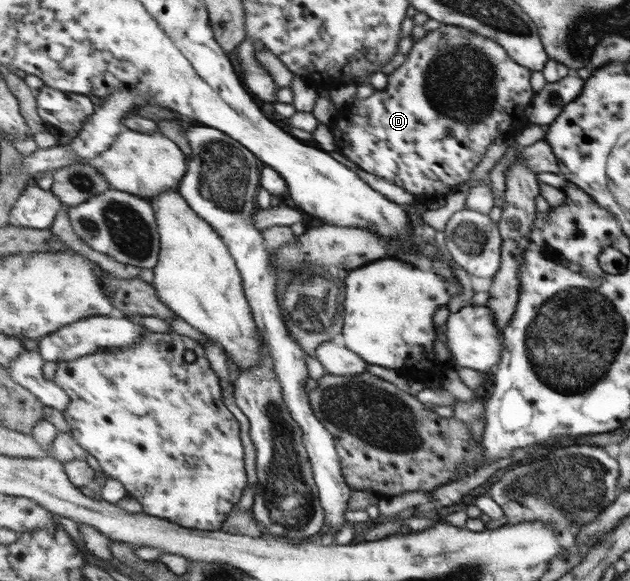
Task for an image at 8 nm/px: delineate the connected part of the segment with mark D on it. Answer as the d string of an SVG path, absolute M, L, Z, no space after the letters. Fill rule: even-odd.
M440 24L437 29L426 33L420 40L414 42L413 47L406 55L406 60L387 75L387 85L383 89L373 92L365 99L358 99L352 104L349 110L348 125L339 126L336 129L338 138L337 154L341 158L348 158L358 164L364 171L384 178L413 195L446 194L446 192L450 192L448 188L466 182L470 172L482 162L484 154L488 152L488 146L492 146L498 136L509 134L510 137L515 138L522 128L526 128L531 123L527 110L536 95L532 90L532 84L530 84L532 82L532 72L527 66L517 63L499 42L476 31L464 30L463 27L454 25Z

